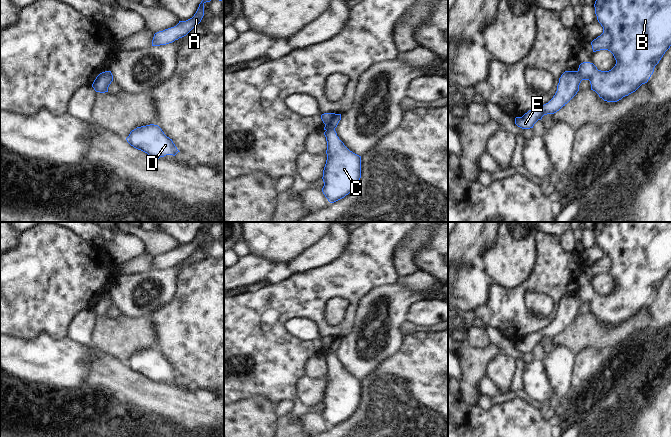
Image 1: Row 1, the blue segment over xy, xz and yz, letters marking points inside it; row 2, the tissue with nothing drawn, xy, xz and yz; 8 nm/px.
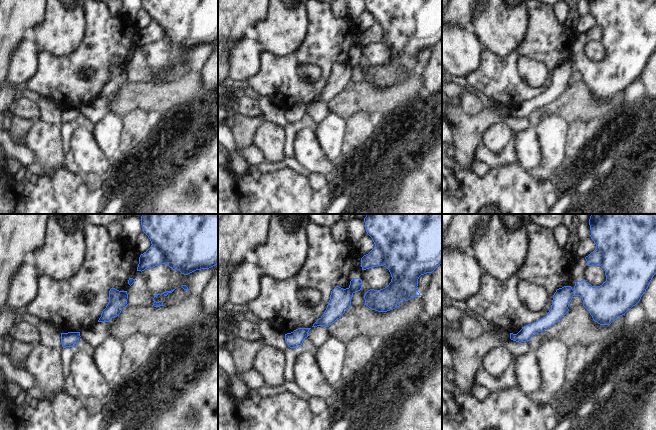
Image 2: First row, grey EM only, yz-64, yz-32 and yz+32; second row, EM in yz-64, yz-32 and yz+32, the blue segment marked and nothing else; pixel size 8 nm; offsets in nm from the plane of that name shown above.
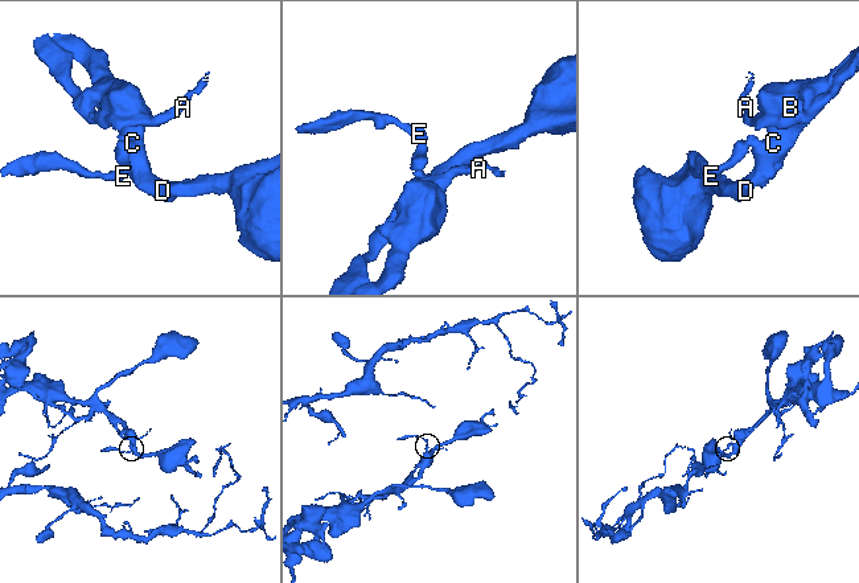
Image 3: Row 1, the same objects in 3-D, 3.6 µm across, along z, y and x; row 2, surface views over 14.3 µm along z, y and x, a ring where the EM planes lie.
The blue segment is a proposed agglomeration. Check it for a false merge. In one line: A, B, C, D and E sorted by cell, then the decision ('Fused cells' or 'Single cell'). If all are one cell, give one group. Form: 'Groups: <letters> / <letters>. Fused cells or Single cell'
Groups: A B C D / E. Fused cells

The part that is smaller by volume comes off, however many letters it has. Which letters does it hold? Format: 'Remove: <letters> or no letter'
Remove: E

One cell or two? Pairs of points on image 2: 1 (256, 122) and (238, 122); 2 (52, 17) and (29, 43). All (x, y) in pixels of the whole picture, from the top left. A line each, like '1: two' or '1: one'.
1: one
2: two

